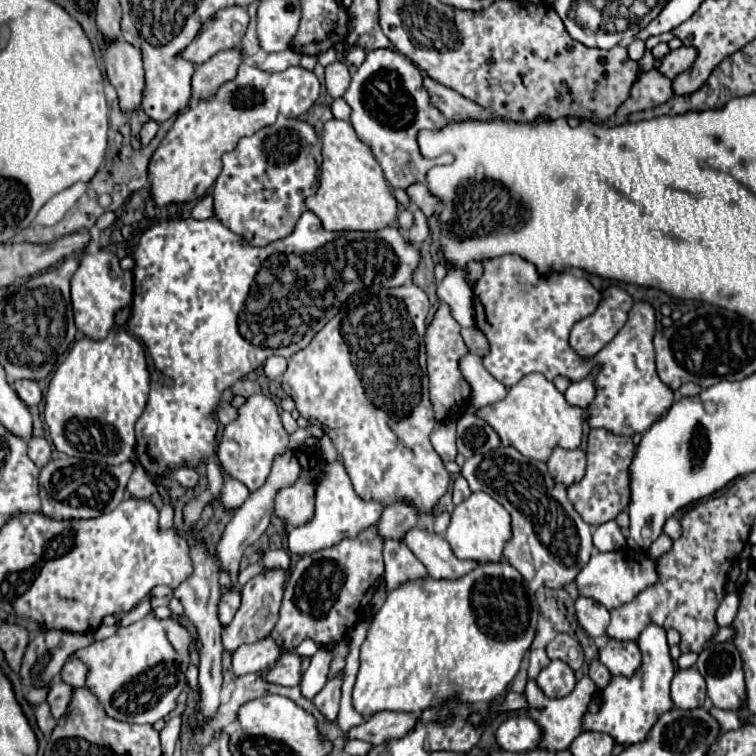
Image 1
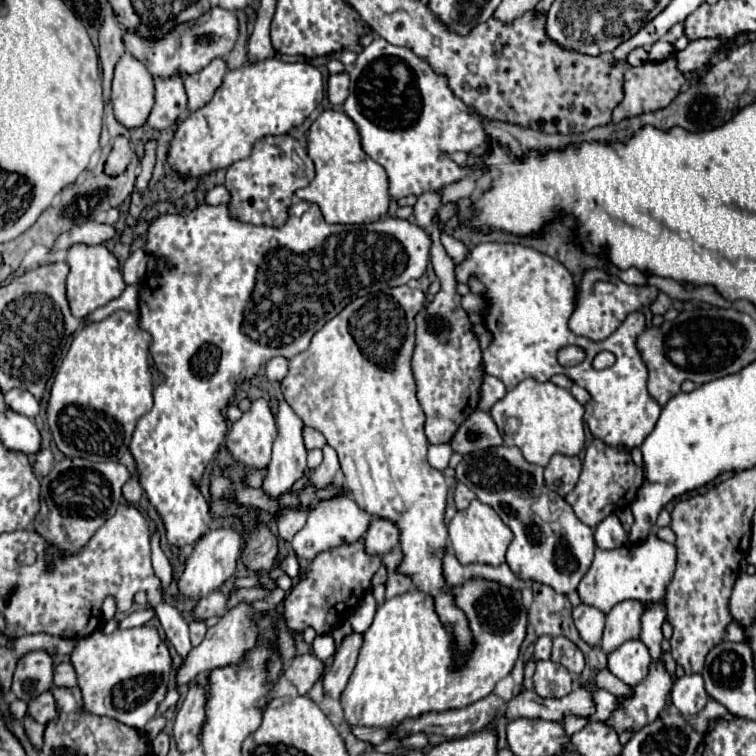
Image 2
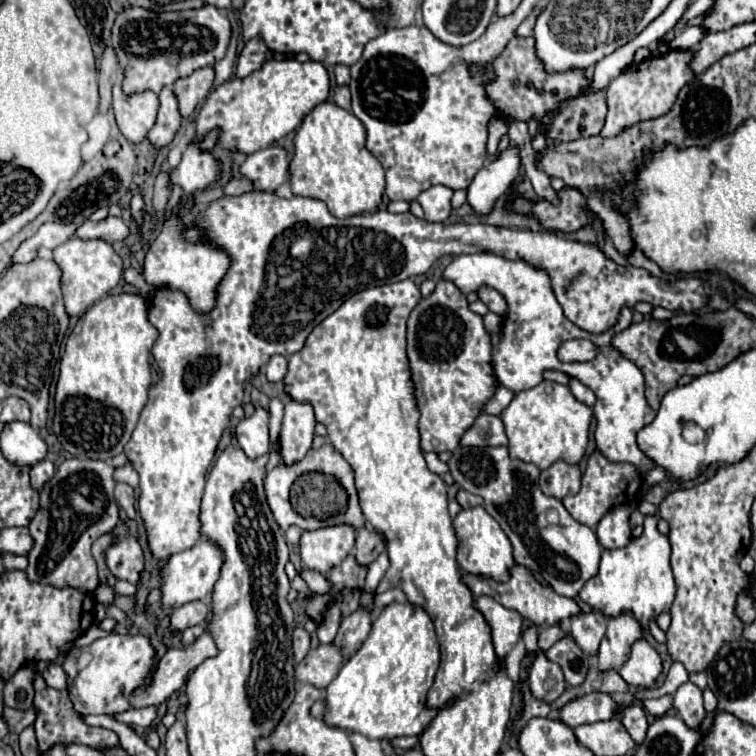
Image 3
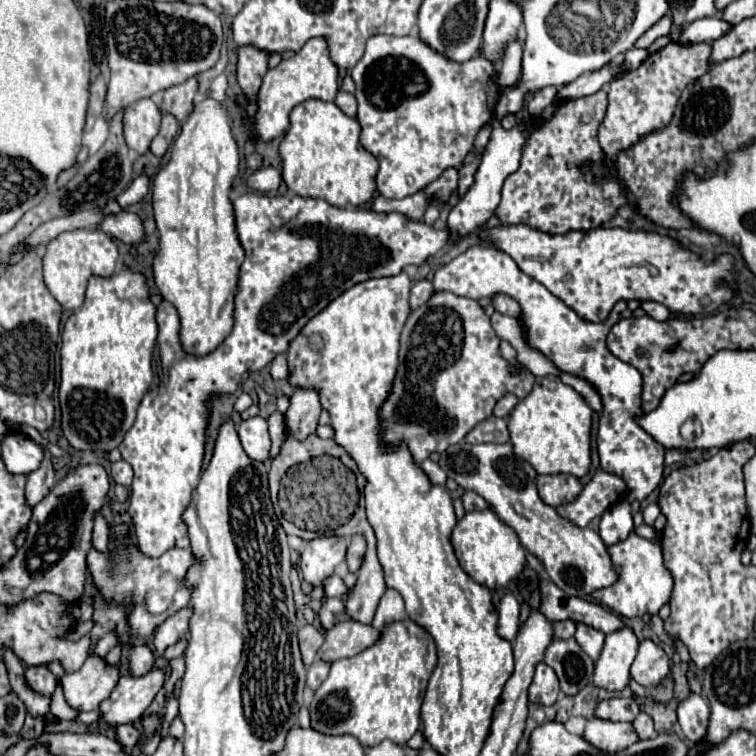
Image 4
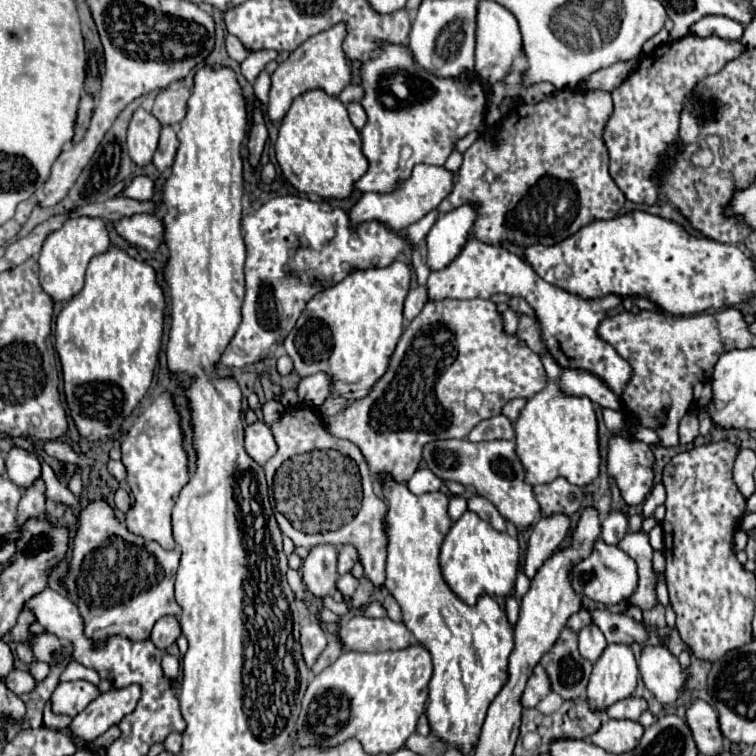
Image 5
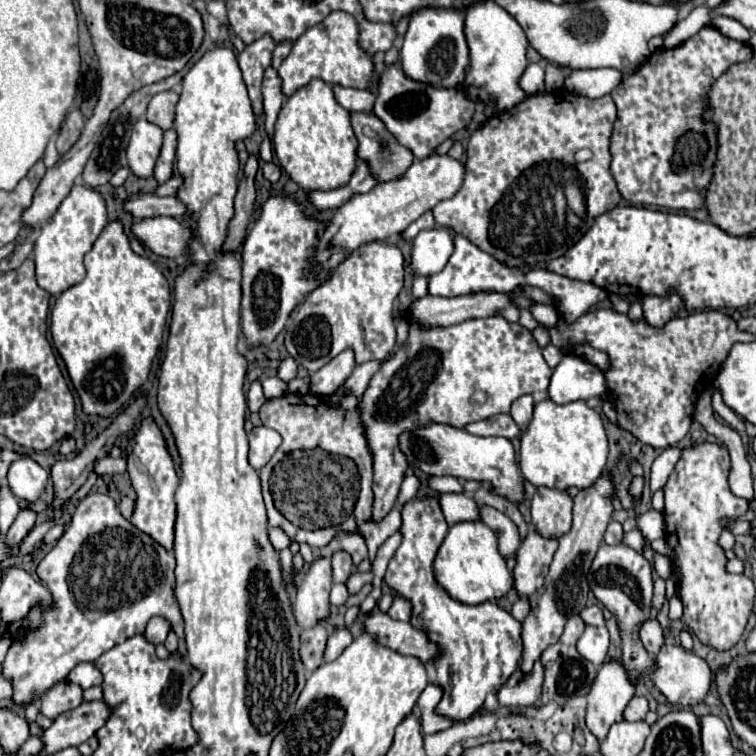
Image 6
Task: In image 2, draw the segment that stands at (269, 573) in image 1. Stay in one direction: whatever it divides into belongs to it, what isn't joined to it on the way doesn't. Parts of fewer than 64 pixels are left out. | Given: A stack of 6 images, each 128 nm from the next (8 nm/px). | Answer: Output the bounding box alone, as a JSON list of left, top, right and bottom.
[174,602,252,686]

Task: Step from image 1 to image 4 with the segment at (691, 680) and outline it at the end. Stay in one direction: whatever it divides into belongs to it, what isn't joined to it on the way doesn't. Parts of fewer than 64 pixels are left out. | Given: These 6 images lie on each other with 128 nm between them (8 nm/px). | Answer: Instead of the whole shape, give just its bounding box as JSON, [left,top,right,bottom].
[678,694,710,744]

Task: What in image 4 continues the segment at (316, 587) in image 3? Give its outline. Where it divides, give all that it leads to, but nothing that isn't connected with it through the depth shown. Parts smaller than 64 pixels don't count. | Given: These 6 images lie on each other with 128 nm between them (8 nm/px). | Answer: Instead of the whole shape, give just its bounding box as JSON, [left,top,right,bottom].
[324,574,348,598]

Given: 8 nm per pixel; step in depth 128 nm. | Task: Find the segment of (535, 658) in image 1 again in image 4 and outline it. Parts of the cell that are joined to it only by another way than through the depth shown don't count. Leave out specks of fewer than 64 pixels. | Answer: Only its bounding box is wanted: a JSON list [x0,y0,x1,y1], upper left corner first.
[554,620,576,638]

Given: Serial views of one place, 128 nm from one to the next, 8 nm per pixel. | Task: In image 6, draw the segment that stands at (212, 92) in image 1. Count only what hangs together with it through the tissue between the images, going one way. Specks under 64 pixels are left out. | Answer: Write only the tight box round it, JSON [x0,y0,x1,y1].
[146,92,178,130]

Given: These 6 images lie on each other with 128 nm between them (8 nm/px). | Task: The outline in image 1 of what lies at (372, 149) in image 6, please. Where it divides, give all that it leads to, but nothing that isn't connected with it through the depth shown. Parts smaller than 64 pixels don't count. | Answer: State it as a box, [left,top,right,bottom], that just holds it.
[326,62,350,98]

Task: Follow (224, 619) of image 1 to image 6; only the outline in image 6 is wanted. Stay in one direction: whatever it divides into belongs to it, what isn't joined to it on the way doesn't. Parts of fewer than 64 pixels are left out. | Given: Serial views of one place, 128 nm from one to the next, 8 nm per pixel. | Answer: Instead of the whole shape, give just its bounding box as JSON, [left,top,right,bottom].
[146,616,170,644]

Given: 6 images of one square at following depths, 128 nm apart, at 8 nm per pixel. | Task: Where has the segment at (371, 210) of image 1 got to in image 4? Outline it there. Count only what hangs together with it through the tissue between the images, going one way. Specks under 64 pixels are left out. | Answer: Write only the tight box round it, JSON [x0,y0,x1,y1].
[280,100,376,208]

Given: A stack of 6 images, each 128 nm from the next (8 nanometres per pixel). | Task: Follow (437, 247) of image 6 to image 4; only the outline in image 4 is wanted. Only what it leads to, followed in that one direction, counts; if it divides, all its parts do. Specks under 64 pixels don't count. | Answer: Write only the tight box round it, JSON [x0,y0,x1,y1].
[446,118,532,242]

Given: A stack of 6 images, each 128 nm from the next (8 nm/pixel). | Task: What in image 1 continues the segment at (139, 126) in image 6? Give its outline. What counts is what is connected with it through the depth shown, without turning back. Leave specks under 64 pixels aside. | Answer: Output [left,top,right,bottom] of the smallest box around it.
[100,40,144,114]

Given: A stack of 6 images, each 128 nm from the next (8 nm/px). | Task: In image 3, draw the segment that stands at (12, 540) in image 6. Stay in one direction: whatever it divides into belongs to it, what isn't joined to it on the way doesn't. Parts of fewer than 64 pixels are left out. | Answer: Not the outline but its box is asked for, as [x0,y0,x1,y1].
[30,458,54,490]

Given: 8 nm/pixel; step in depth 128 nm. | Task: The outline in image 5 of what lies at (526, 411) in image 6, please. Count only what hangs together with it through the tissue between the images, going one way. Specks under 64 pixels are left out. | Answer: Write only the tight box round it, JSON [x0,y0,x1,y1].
[502,398,526,422]

